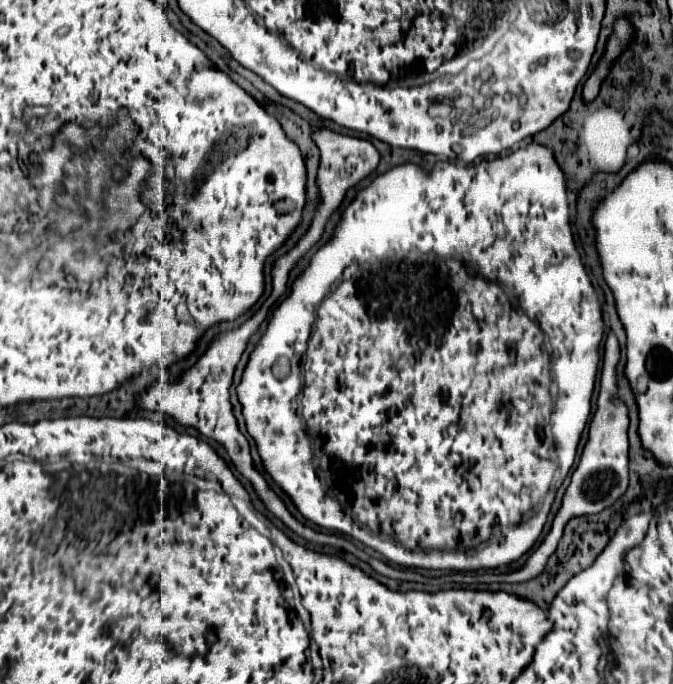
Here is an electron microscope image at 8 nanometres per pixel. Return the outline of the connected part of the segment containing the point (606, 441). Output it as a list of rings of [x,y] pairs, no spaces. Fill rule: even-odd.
[[[609,332],[603,352],[603,365],[601,368],[599,398],[597,398],[597,410],[591,418],[589,424],[589,438],[583,448],[581,460],[577,470],[571,476],[571,484],[565,490],[561,508],[557,510],[549,534],[543,538],[539,548],[525,560],[521,570],[507,572],[507,574],[487,574],[487,582],[525,582],[541,572],[545,566],[545,560],[553,554],[553,548],[557,548],[557,542],[563,536],[563,528],[571,516],[581,516],[581,514],[597,514],[603,508],[609,508],[625,490],[629,484],[627,476],[627,426],[629,426],[629,416],[627,416],[627,406],[623,402],[615,402],[615,366],[619,360],[619,343],[616,336]]]

